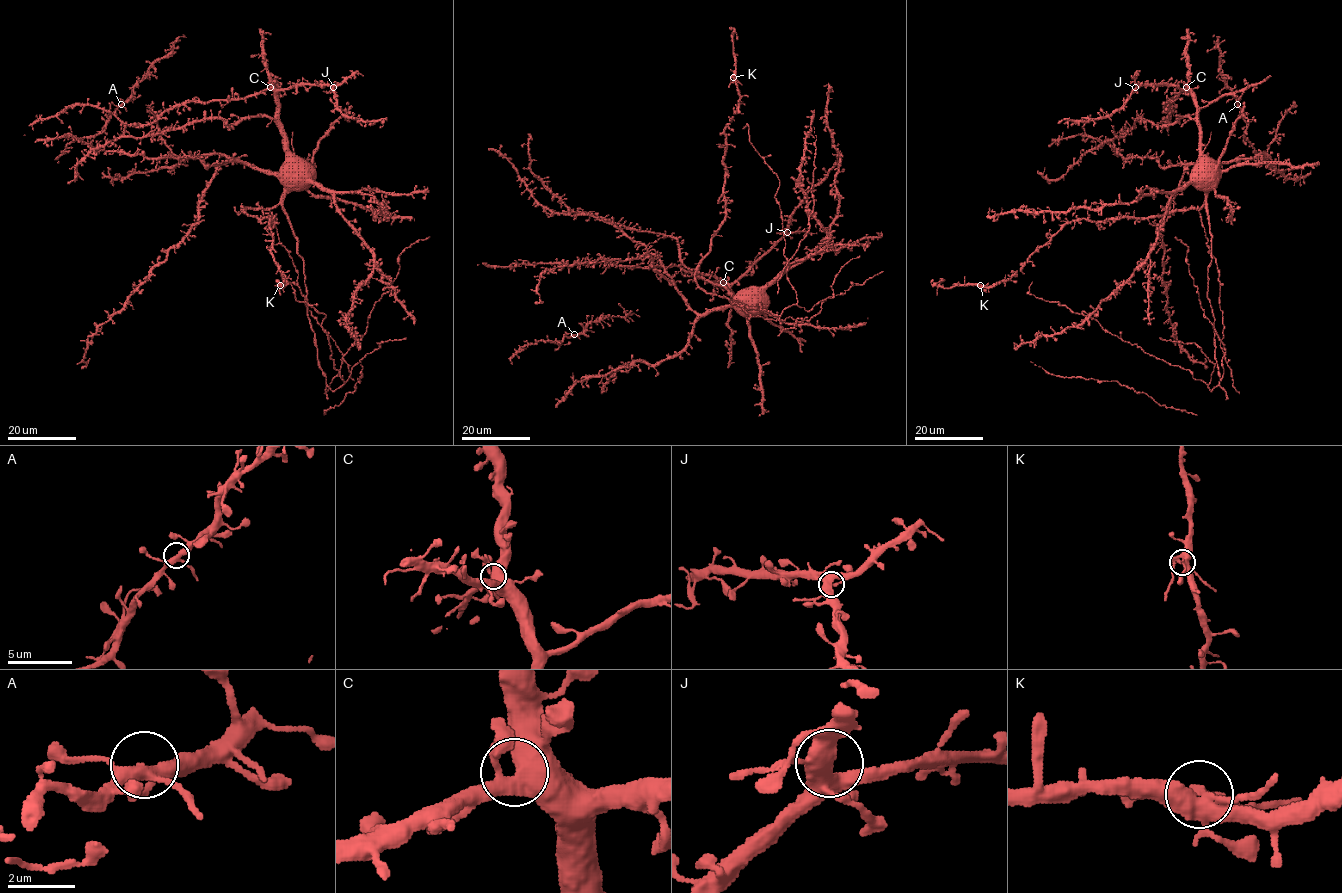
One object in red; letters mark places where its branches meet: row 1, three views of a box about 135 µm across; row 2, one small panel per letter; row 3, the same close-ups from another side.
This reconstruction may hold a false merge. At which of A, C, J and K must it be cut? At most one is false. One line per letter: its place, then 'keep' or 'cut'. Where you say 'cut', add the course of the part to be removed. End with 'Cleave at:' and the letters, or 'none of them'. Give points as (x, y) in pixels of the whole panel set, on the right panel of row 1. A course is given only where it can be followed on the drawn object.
A: (1237, 104) | keep
C: (1186, 87) | keep
J: (1135, 87) | keep
K: (980, 285) | cut
Cleave at: K

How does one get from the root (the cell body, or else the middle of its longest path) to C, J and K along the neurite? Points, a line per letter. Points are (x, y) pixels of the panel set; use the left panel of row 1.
C: (291, 170), (275, 92), (270, 87)
J: (291, 170), (285, 150), (285, 132), (279, 118), (277, 92), (301, 85), (333, 87)
K: (291, 170), (284, 171), (277, 204), (241, 211), (272, 219), (271, 254), (286, 280), (280, 285)

